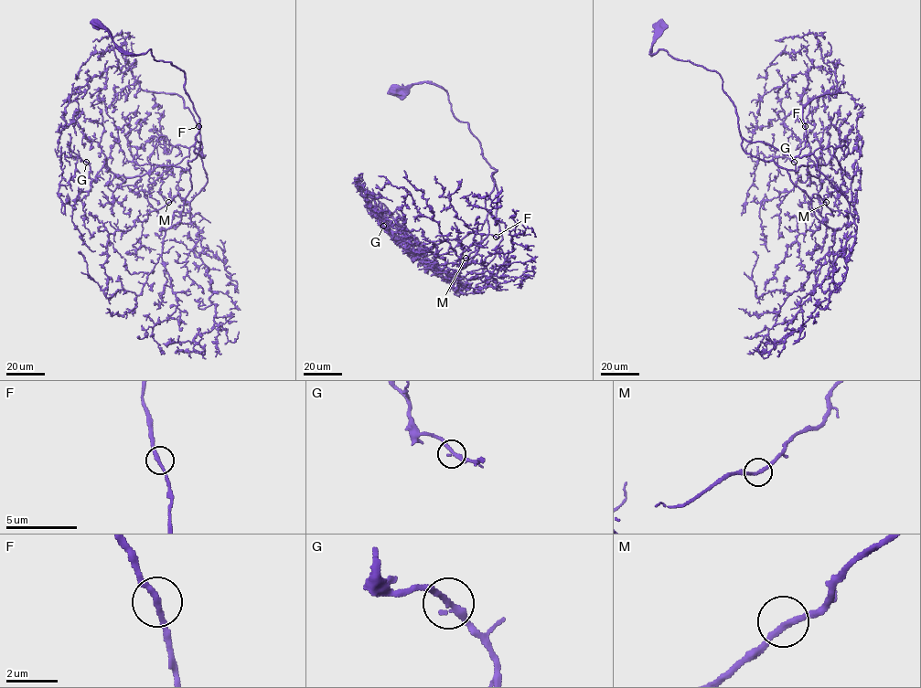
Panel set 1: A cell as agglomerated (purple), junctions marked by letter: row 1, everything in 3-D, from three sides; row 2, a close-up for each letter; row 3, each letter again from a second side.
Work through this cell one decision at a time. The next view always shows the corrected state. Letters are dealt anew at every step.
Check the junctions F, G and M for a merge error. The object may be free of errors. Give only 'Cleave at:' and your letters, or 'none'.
Cleave at: none

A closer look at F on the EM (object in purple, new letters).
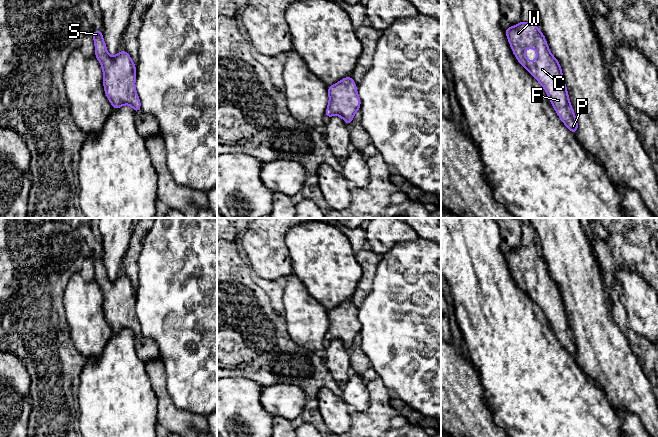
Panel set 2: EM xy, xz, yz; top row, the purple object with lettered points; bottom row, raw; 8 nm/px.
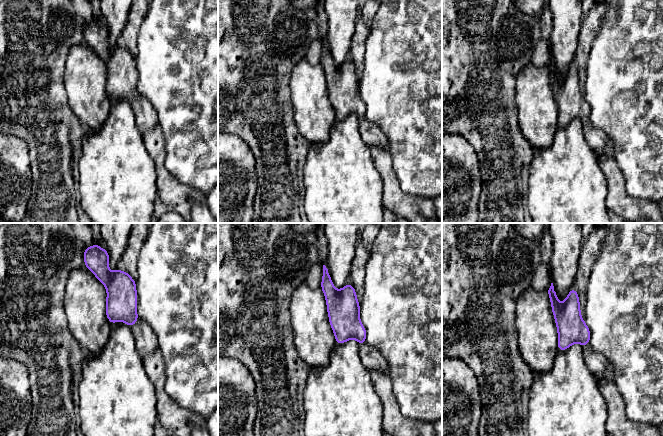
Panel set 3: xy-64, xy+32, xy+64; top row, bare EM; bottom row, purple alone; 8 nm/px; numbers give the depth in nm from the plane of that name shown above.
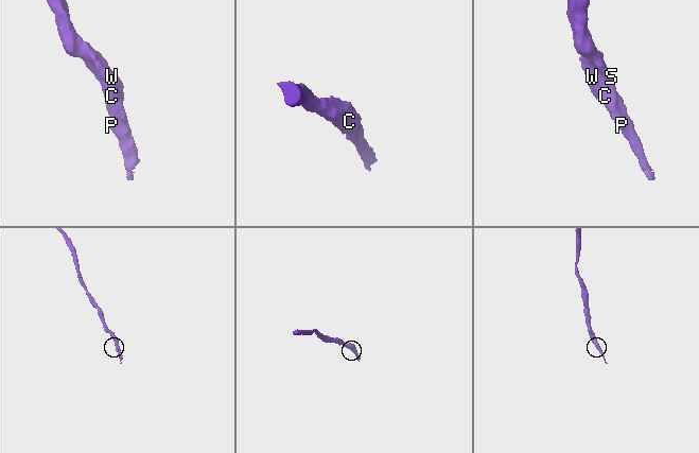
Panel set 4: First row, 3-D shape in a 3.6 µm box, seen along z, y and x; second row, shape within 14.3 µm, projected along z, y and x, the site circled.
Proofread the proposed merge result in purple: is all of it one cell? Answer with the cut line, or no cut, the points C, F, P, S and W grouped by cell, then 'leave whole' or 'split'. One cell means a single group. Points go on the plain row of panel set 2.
cut none; groups C F P S W; leave whole

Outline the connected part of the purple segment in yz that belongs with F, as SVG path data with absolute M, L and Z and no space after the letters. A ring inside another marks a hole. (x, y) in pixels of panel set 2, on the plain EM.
M521 244L518 249L511 250L504 255L512 272L513 278L517 282L518 286L542 309L554 331L554 334L559 339L560 344L573 358L576 359L578 347L568 321L568 315L560 291L561 289L551 278L544 258L536 251L533 244L531 246L523 246ZM528 271L532 271L536 274L537 283L535 285L528 285L525 282L525 274Z

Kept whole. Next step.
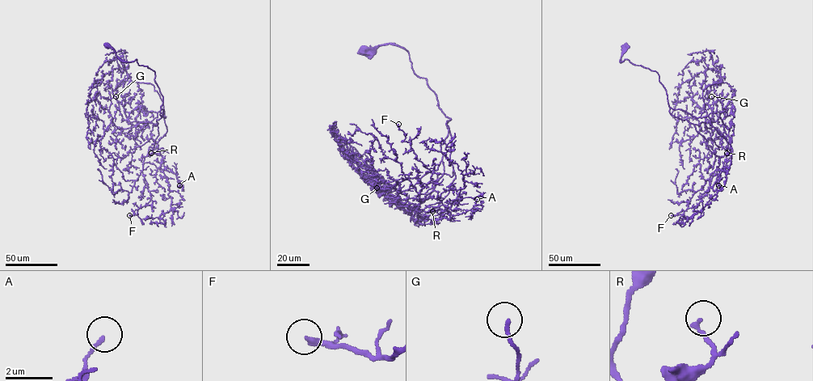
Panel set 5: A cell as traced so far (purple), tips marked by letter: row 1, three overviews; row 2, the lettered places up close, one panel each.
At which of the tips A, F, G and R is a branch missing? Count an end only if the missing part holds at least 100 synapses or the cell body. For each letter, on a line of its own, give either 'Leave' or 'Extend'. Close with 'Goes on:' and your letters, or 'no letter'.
A: Leave
F: Leave
G: Leave
R: Leave
Goes on: no letter

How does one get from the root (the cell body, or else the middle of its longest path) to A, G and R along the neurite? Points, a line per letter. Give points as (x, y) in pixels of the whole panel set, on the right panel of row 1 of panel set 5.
A: (625, 44), (621, 62), (655, 71), (670, 107), (708, 116), (726, 140), (731, 159), (726, 184), (718, 185)
G: (625, 44), (620, 61), (626, 59), (658, 73), (672, 115), (694, 124), (705, 122), (711, 129), (711, 96)
R: (625, 44), (620, 61), (626, 59), (655, 71), (668, 105), (697, 117), (708, 116), (727, 142), (726, 153)

